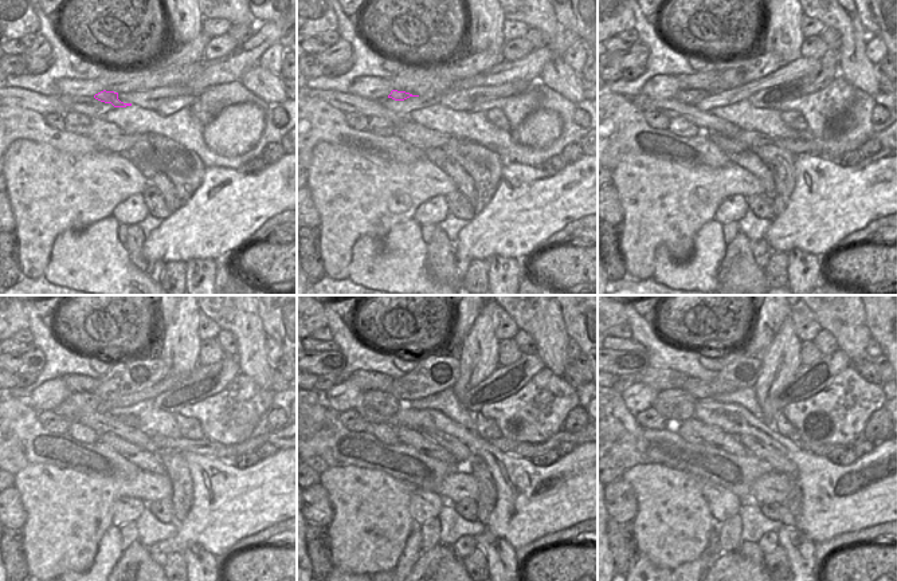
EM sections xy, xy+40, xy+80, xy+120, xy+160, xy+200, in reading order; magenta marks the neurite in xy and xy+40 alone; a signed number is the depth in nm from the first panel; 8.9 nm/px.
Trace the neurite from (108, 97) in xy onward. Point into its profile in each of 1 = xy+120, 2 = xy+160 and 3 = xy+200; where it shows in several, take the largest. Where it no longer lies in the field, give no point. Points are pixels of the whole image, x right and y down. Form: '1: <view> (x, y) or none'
1: xy+120 (78, 401)
2: xy+160 (375, 407)
3: xy+200 (676, 405)

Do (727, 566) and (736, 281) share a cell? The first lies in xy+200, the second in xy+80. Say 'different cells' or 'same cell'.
same cell

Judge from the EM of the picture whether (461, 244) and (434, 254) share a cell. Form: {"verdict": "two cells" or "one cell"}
{"verdict": "two cells"}

